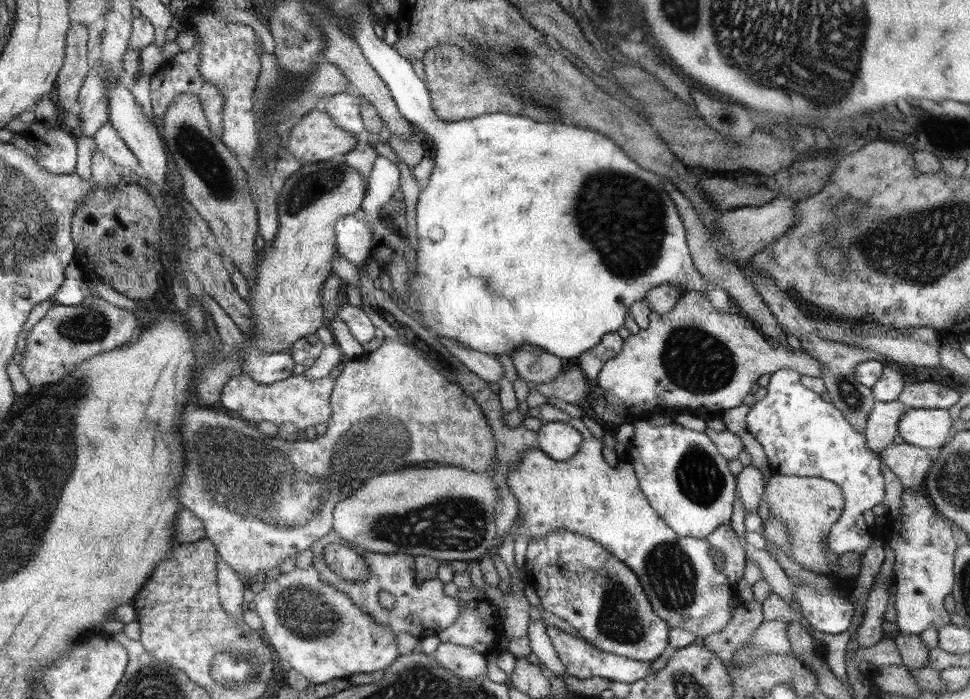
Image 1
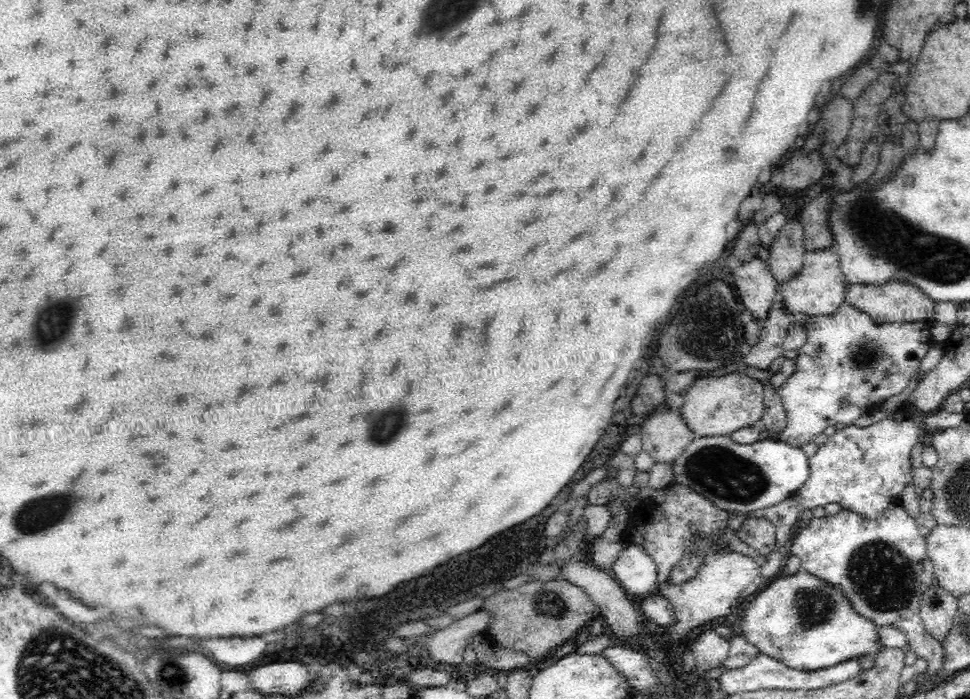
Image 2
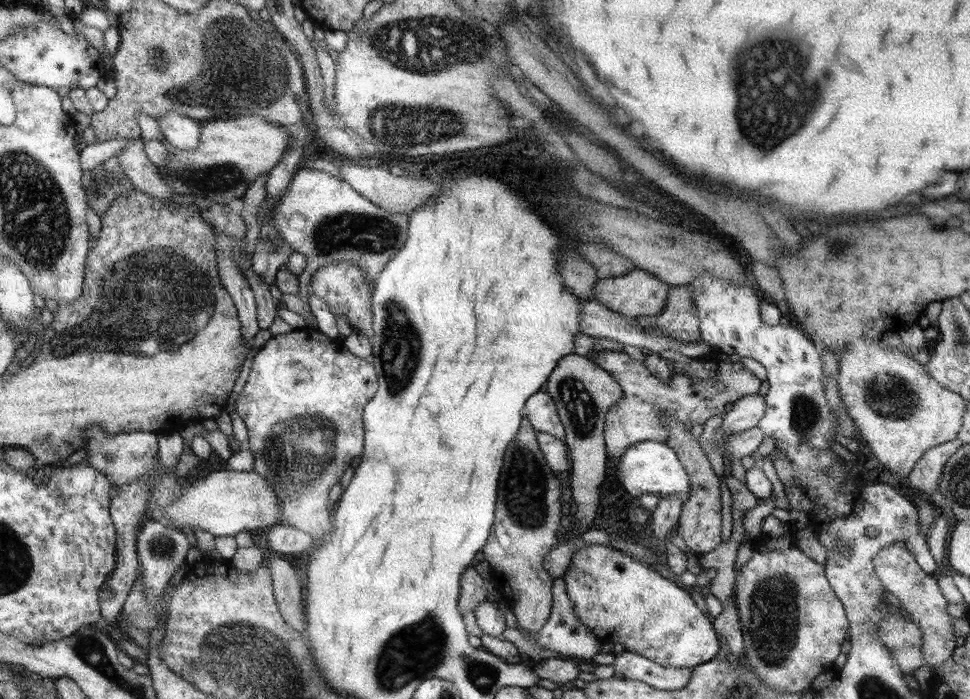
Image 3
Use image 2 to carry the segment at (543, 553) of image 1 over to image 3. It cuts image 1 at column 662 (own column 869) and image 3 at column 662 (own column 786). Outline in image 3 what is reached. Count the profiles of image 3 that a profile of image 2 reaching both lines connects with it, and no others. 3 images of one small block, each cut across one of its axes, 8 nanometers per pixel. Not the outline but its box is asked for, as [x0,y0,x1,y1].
[563,544,719,668]

